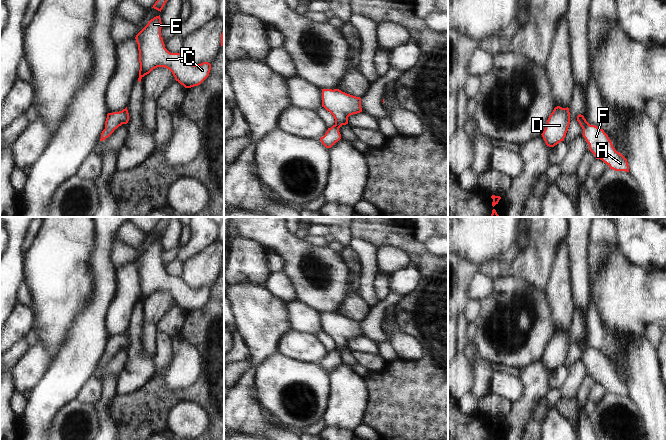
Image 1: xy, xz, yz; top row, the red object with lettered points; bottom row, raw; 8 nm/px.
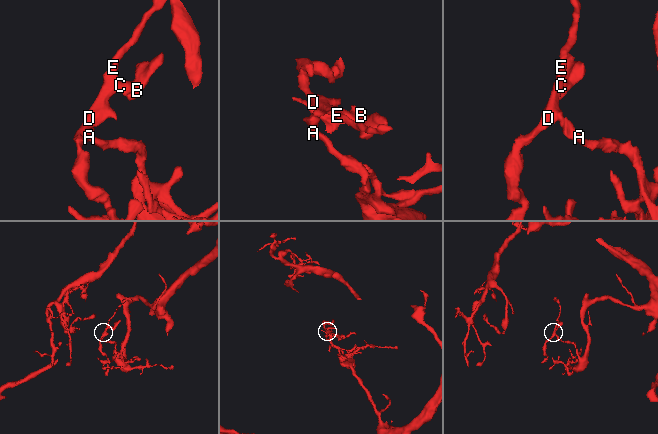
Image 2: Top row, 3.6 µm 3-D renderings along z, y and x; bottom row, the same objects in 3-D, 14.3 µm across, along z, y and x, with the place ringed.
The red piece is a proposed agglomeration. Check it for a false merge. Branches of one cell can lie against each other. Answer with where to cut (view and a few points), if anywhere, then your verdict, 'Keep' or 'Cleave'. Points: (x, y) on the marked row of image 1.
No split. Keep

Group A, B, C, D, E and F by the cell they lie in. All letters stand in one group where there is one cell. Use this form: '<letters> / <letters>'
A B C D E F

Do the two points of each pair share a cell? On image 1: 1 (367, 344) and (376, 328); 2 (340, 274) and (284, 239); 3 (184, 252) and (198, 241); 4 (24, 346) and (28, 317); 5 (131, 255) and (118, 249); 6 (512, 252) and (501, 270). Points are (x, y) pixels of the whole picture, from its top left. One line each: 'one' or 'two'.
1: two
2: one
3: one
4: two
5: one
6: one

